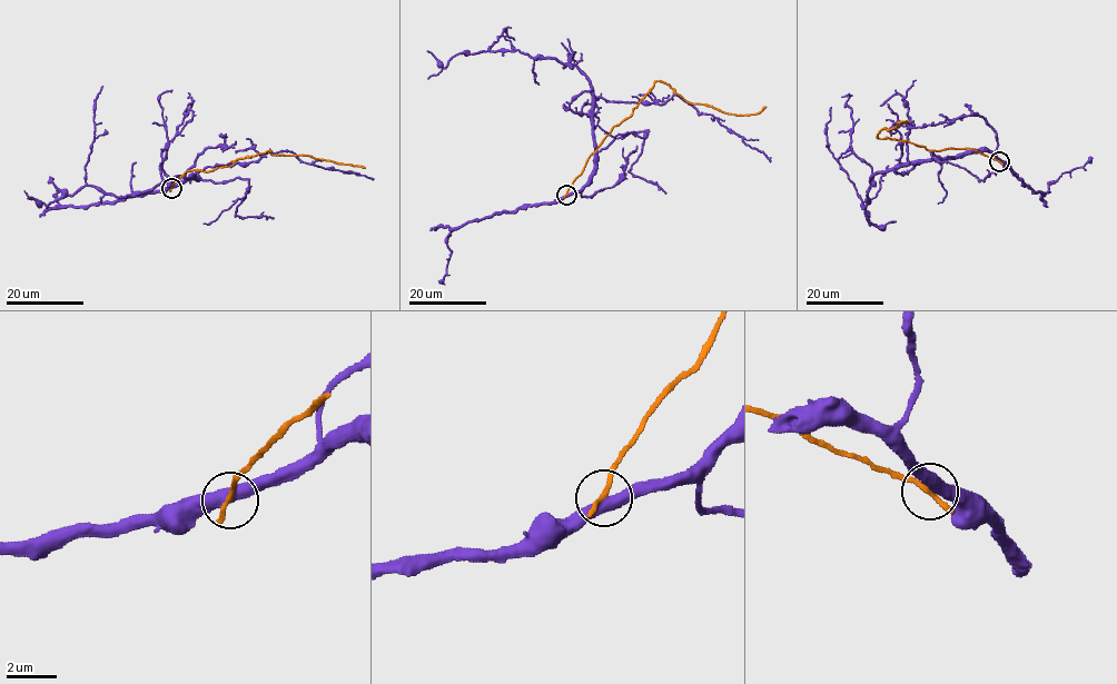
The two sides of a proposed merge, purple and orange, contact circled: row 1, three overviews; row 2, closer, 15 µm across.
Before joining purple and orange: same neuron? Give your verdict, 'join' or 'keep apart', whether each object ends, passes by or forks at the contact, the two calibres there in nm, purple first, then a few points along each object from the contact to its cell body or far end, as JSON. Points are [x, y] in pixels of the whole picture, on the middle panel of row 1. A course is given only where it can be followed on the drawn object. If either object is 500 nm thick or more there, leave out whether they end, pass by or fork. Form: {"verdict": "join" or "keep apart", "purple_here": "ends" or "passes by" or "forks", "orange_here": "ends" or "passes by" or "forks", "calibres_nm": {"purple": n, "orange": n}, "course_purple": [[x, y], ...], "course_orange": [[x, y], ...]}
{"verdict": "keep apart", "purple_here": "passes by", "orange_here": "ends", "calibres_nm": {"purple": 480, "orange": 240}, "course_purple": [[566, 195], [583, 186], [594, 166], [589, 79], [575, 66], [553, 58], [490, 50], [503, 29], [514, 39]], "course_orange": [[566, 195], [587, 158], [655, 81], [665, 81], [691, 102], [724, 112], [752, 115], [765, 106]]}

